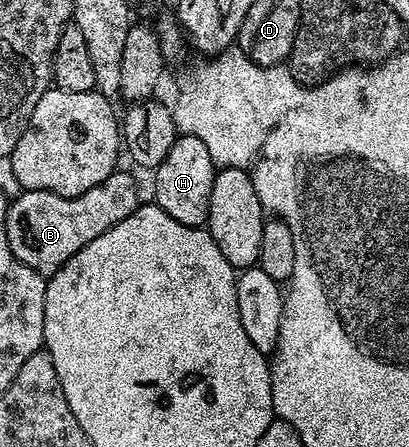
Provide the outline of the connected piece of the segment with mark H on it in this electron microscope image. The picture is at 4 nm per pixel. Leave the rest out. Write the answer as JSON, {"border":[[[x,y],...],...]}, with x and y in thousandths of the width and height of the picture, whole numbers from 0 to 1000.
{"border":[[[435,304],[430,320],[408,338],[408,356],[389,365],[389,374],[372,389],[372,447],[418,490],[450,503],[499,506],[511,492],[511,456],[516,454],[516,418],[531,389],[531,378],[516,356],[516,338],[489,311]]]}

